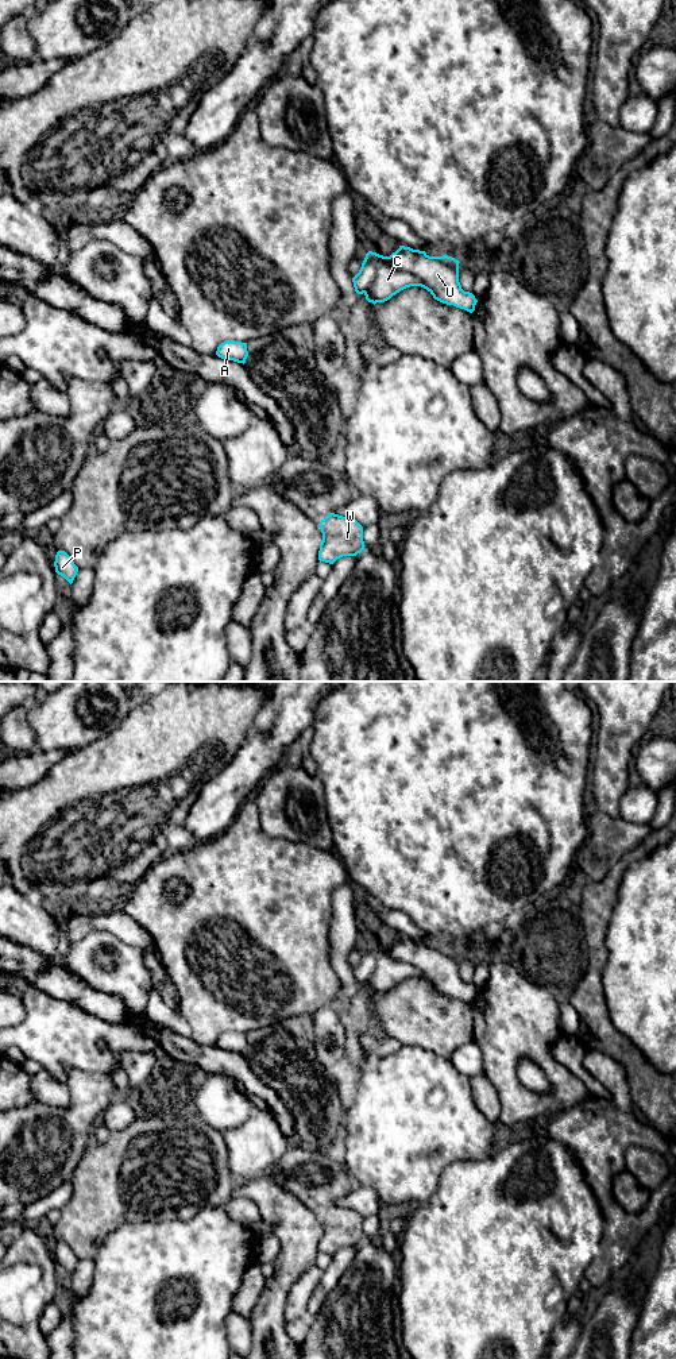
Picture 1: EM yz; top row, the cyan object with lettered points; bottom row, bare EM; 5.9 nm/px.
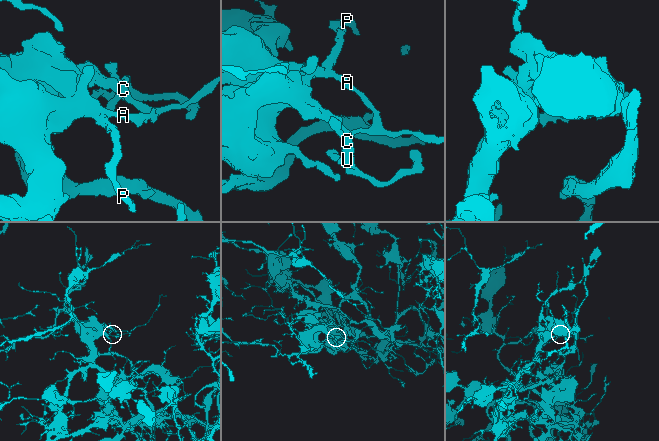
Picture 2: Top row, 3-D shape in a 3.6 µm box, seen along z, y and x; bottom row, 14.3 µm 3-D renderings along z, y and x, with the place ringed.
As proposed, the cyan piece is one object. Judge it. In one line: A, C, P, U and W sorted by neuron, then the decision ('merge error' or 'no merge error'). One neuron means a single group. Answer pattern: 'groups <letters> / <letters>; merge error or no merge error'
groups A C / P U W; merge error

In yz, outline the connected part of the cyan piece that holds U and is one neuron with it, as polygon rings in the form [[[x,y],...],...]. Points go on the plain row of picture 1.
[[[399,937],[390,947],[368,942],[359,964],[352,969],[355,982],[363,985],[372,974],[378,954],[410,964],[418,968],[434,985],[437,992],[464,1000],[475,1001],[478,991],[470,982],[464,982],[459,973],[459,951],[447,945],[429,947],[425,942]]]

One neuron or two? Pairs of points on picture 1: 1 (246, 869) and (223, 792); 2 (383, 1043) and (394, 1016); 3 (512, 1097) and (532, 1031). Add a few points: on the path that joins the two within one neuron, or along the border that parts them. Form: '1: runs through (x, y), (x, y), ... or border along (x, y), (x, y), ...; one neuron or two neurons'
1: border along (246, 799), (232, 821), (208, 842); two neurons
2: border along (378, 1037), (394, 1038), (401, 1045); two neurons
3: runs through (509, 1081), (509, 1054), (516, 1047); one neuron

